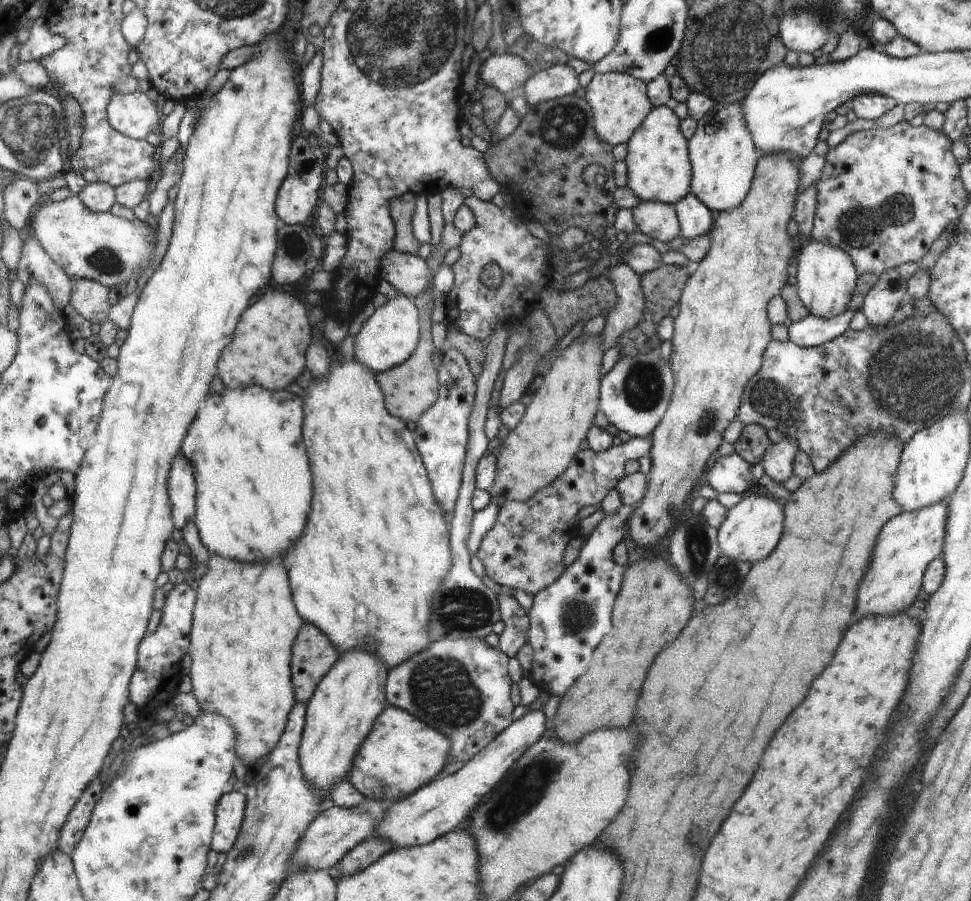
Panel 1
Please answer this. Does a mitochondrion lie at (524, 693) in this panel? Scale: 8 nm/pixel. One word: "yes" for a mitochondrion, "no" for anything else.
no

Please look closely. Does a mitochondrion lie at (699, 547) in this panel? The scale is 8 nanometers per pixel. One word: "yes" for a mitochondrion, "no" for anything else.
yes

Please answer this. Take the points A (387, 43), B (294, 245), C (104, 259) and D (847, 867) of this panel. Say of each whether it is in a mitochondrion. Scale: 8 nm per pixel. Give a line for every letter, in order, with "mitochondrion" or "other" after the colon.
A: mitochondrion
B: mitochondrion
C: mitochondrion
D: other

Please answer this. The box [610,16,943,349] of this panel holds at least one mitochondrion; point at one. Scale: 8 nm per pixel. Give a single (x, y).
(859, 226)

